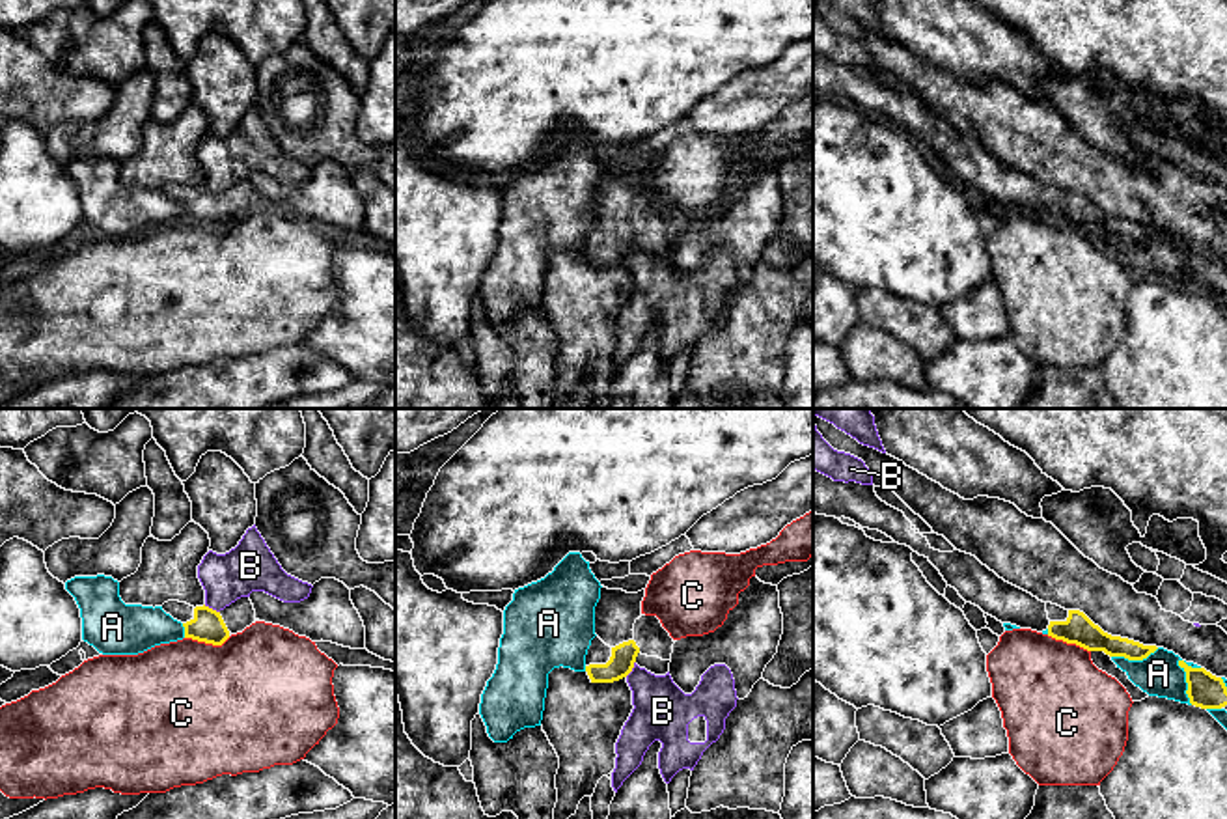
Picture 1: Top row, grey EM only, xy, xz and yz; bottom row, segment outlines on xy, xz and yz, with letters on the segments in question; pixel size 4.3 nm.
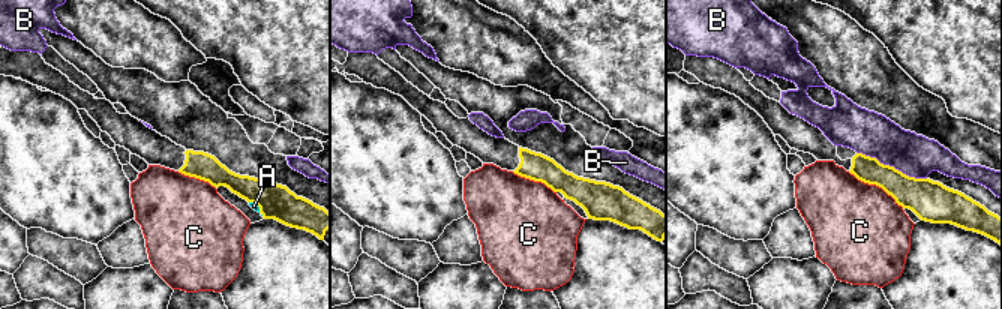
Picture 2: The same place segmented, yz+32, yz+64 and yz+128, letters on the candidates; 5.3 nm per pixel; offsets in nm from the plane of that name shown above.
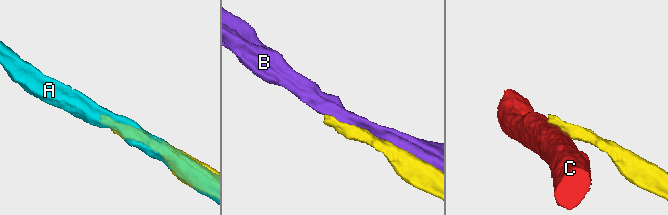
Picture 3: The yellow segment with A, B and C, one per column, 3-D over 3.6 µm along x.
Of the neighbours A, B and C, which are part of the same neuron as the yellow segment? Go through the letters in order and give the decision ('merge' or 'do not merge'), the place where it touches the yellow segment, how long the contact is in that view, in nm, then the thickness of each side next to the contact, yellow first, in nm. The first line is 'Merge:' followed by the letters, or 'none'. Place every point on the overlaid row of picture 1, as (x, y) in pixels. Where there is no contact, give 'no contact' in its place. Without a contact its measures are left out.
Merge: none
A: do not merge; meets yellow in yz at (1186, 681); contact 200 nm long; 150 nm thick on the yellow side, 180 nm on the other
B: do not merge; meets yellow in xy at (211, 609); contact 80 nm long; 140 nm thick on the yellow side, 220 nm on the other
C: do not merge; meets yellow in xy at (207, 642); contact 200 nm long; 140 nm thick on the yellow side, 500 nm on the other

